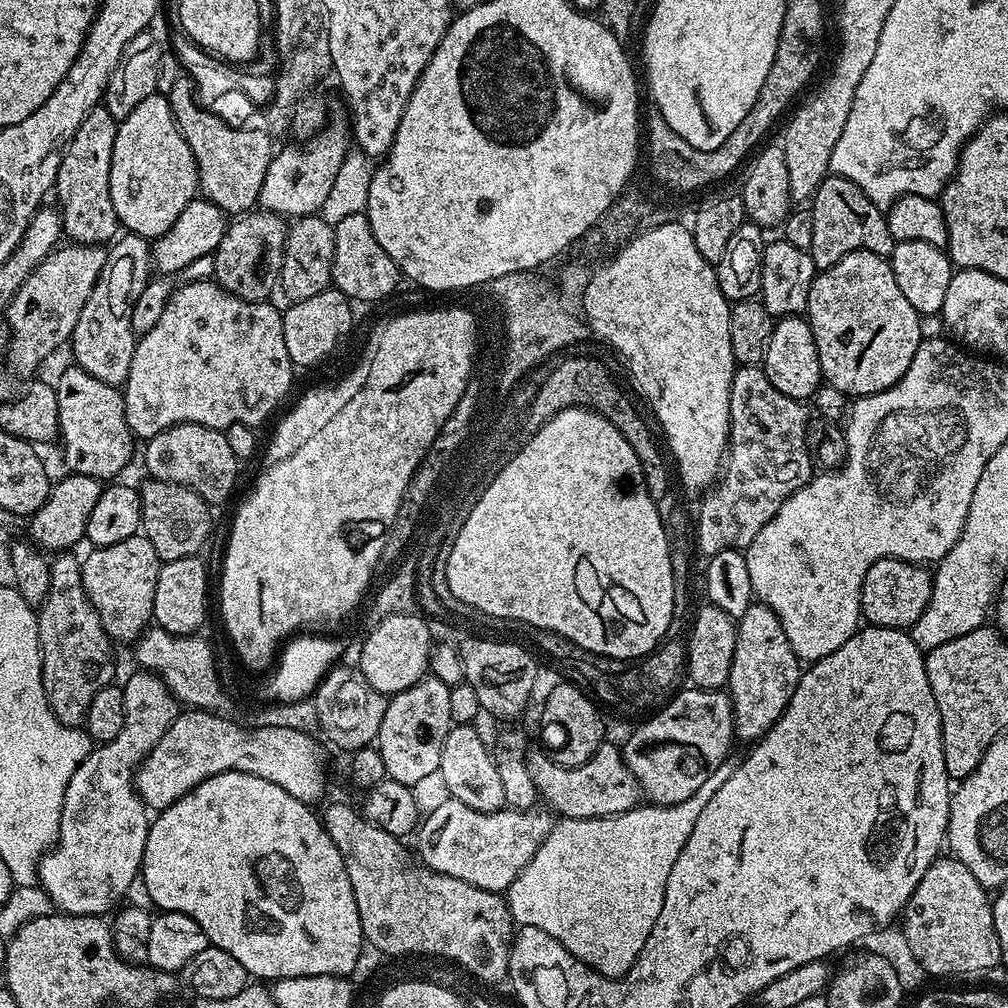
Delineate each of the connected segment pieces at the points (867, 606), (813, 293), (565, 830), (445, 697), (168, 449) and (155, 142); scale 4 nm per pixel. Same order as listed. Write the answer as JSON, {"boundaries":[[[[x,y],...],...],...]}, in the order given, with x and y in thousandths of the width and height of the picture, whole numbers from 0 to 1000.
{"boundaries":[[[[875,554],[859,565],[853,586],[853,609],[862,620],[870,623],[904,624],[925,592],[926,568],[918,561],[904,560],[891,554]]],[[[844,250],[836,254],[827,264],[811,269],[808,280],[804,284],[804,296],[802,297],[800,316],[804,327],[808,331],[808,343],[812,347],[814,374],[816,374],[820,381],[827,383],[841,395],[866,393],[883,383],[887,383],[887,379],[891,379],[895,375],[895,371],[899,371],[899,367],[903,363],[903,359],[907,355],[907,351],[911,347],[915,336],[915,330],[913,330],[915,314],[913,311],[907,308],[907,304],[903,304],[903,300],[899,300],[899,296],[895,292],[895,287],[893,287],[891,279],[887,276],[887,268],[885,267],[884,261],[878,255],[867,252],[866,250]]],[[[718,753],[685,792],[669,799],[643,796],[625,803],[624,806],[608,810],[553,813],[538,839],[534,839],[530,851],[526,851],[518,867],[514,867],[514,871],[510,871],[510,875],[504,880],[502,892],[511,916],[542,923],[546,931],[562,938],[562,942],[565,942],[569,950],[573,950],[590,964],[608,970],[620,968],[625,958],[629,958],[637,938],[641,938],[641,931],[645,931],[645,923],[649,923],[653,907],[657,907],[661,871],[665,871],[669,851],[677,847],[677,839],[681,839],[681,831],[685,831],[685,823],[688,823],[692,808],[696,808],[696,800],[700,800],[704,792],[708,792],[710,785],[720,777],[724,768],[728,768],[728,764],[732,764],[733,759],[733,753]]],[[[427,669],[411,681],[392,688],[383,700],[383,712],[375,724],[371,738],[377,743],[384,773],[414,780],[424,770],[432,771],[437,764],[438,736],[448,723],[446,712],[446,680],[435,677]]],[[[174,421],[152,433],[144,444],[147,445],[143,448],[143,460],[147,463],[147,472],[151,476],[187,483],[196,489],[207,502],[224,499],[226,491],[234,484],[234,467],[240,464],[240,460],[235,456],[232,446],[228,446],[228,438],[224,438],[222,429],[217,425],[205,425],[199,421]]],[[[156,93],[137,101],[129,117],[116,122],[113,153],[109,157],[109,200],[113,204],[116,219],[126,229],[143,234],[150,240],[155,235],[165,232],[169,224],[173,224],[177,212],[185,208],[188,200],[195,197],[197,185],[194,158],[185,137],[181,137],[177,129],[166,94]]]]}

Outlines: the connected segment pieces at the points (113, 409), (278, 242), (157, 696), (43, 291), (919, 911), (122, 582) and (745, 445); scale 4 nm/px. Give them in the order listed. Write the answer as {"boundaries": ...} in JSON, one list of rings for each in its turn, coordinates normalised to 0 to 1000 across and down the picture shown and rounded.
{"boundaries":[[[[68,363],[54,377],[54,384],[58,395],[59,439],[63,440],[66,467],[77,472],[91,472],[100,478],[118,473],[115,471],[130,458],[136,440],[125,419],[122,388],[74,363]]],[[[251,208],[235,213],[229,219],[213,248],[214,269],[212,277],[225,290],[241,298],[262,300],[266,294],[276,286],[280,252],[286,235],[286,222],[283,215],[264,210]]],[[[135,665],[127,676],[122,676],[121,682],[125,692],[125,712],[121,715],[121,724],[117,732],[107,738],[92,741],[91,747],[79,757],[77,764],[73,764],[62,796],[60,829],[56,832],[56,838],[40,852],[39,880],[44,882],[61,906],[69,909],[102,910],[107,907],[103,905],[112,900],[111,905],[120,896],[118,893],[130,883],[134,873],[136,876],[143,855],[149,806],[143,801],[143,793],[135,786],[133,771],[136,762],[147,751],[149,744],[157,740],[161,728],[169,724],[177,709],[177,695],[158,669]]],[[[67,240],[53,248],[22,280],[6,311],[9,332],[6,364],[13,374],[34,372],[47,353],[70,338],[73,323],[77,323],[77,312],[81,312],[81,304],[85,304],[85,296],[89,296],[89,288],[93,288],[106,255],[106,245]]],[[[943,847],[934,848],[915,867],[915,875],[897,900],[897,933],[905,948],[925,968],[980,964],[992,956],[992,936],[986,923],[981,882],[976,881]]],[[[142,530],[113,538],[113,542],[92,543],[87,553],[82,553],[81,581],[112,637],[134,637],[148,622],[151,615],[153,581],[157,581],[160,557],[153,543]]],[[[736,361],[731,364],[724,379],[724,427],[722,447],[712,473],[712,479],[701,489],[694,500],[694,513],[688,516],[688,536],[694,539],[699,553],[712,550],[717,544],[737,546],[752,534],[752,526],[772,510],[776,498],[784,494],[808,471],[806,447],[802,445],[802,418],[804,410],[793,397],[768,387],[768,379],[760,375],[757,364]]]]}

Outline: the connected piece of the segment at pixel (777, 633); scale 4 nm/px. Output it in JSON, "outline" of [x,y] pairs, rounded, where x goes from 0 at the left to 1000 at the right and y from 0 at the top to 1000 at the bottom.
{"outline":[[[747,597],[730,620],[728,657],[720,680],[720,687],[726,693],[731,735],[749,736],[769,720],[792,681],[795,666],[796,656],[788,649],[772,609],[758,599]]]}

